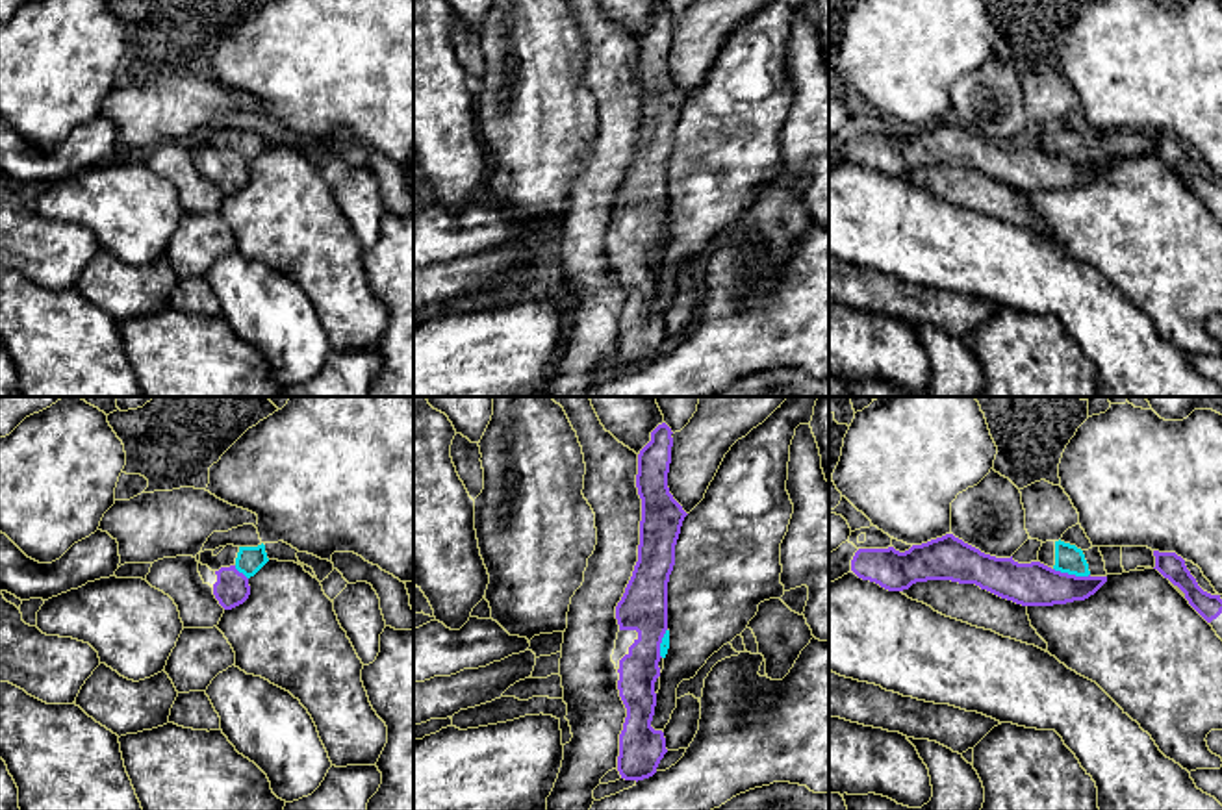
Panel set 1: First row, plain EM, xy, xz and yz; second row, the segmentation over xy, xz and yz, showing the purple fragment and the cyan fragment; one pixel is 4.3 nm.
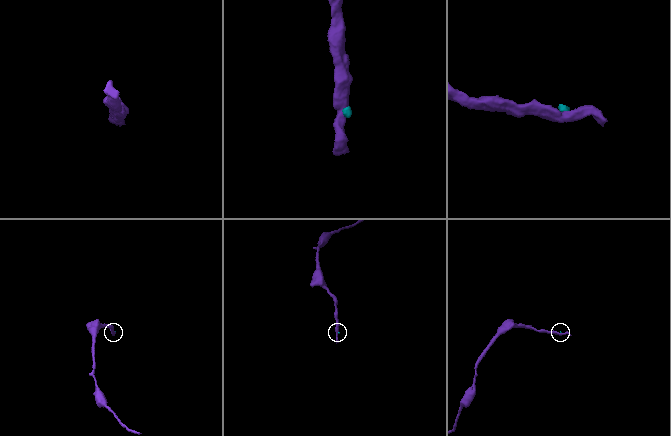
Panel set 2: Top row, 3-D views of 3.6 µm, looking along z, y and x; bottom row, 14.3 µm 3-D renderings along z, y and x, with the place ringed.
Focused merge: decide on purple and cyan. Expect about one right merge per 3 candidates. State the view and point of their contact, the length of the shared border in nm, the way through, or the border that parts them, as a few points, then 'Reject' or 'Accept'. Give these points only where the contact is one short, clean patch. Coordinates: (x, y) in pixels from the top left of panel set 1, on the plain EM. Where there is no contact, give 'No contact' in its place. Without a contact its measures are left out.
Touches purple at yz (1072, 160). Shared border 160 nm. Boundary: yz (1054, 152), (1065, 158), (1089, 160). Reject

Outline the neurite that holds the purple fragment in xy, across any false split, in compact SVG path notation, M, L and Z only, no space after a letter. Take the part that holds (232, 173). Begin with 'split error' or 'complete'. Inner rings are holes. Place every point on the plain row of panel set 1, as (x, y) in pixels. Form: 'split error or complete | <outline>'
complete | M235 150L221 152L215 159L213 180L224 195L232 195L248 184L248 163Z

